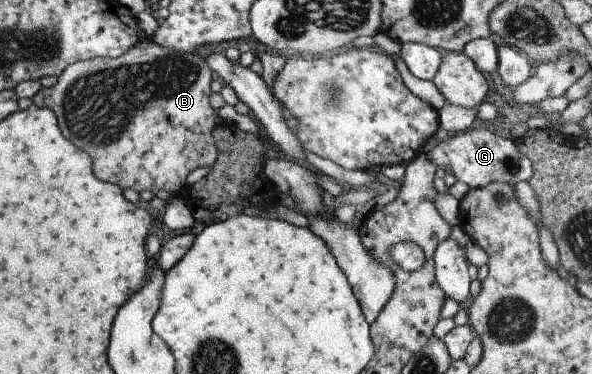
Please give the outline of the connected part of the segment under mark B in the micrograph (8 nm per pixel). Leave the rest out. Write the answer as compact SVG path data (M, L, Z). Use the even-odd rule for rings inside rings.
M150 43L146 48L139 48L137 45L129 47L127 52L121 56L110 59L109 57L95 57L91 60L77 61L70 64L57 77L55 84L50 87L41 87L30 99L33 107L38 109L49 109L56 116L59 130L61 134L73 142L75 146L79 146L85 154L89 154L89 158L93 160L93 174L99 180L105 180L118 186L120 189L131 188L137 193L140 190L165 190L178 195L184 185L185 176L188 172L193 172L195 168L202 166L211 167L216 161L216 144L212 137L212 130L216 124L216 110L209 104L209 83L211 80L211 69L207 66L205 60L194 53L174 51L170 48Z

